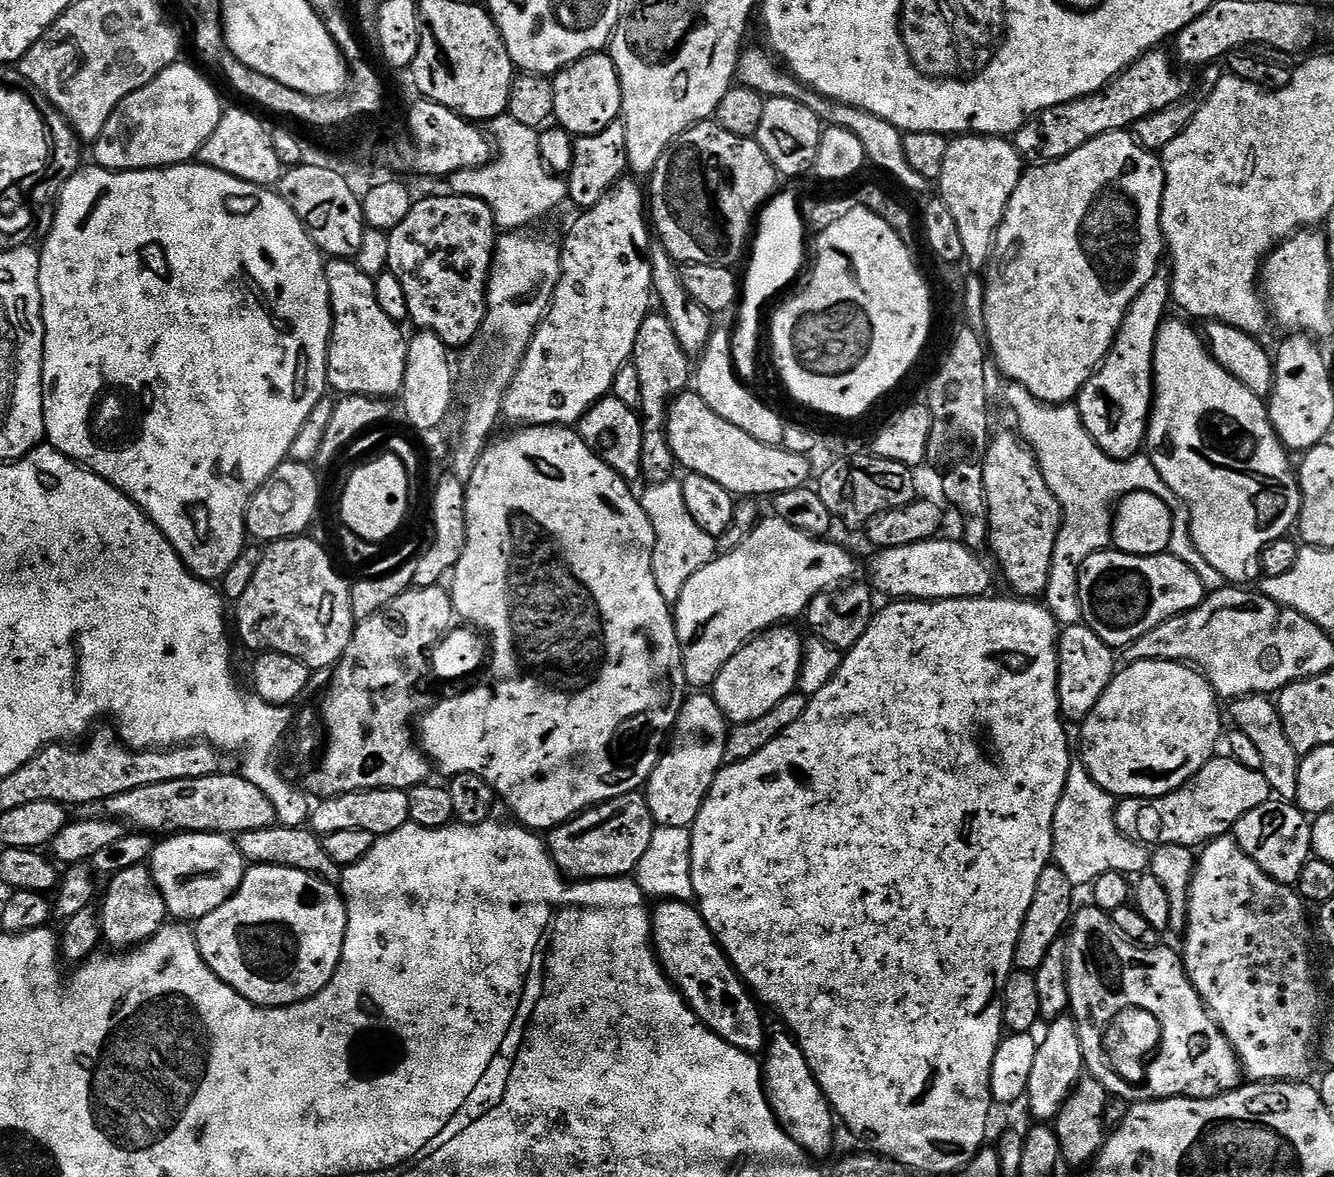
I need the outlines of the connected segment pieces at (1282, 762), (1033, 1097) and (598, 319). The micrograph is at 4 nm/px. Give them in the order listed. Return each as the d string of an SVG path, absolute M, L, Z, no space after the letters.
M1242 696L1238 700L1231 701L1232 720L1235 731L1246 734L1250 742L1254 742L1262 757L1260 773L1270 782L1273 797L1295 801L1298 794L1298 770L1302 759L1290 746L1290 738L1286 738L1286 730L1282 726L1280 709L1275 699L1268 696Z
M1065 1014L1051 1021L1047 1028L1044 1038L1042 1036L1037 1043L1033 1073L1030 1074L1030 1084L1027 1086L1026 1104L1029 1104L1034 1120L1038 1122L1055 1121L1061 1106L1068 1100L1085 1071L1076 1020Z
M621 178L615 186L609 190L593 208L585 208L579 213L580 217L572 224L572 229L568 232L568 237L562 240L560 250L560 281L552 295L552 305L548 307L548 313L540 321L536 328L536 333L528 342L528 348L524 352L524 357L520 359L520 366L516 373L512 375L512 382L504 392L504 411L502 413L505 421L516 424L512 426L531 426L533 424L558 424L561 426L576 426L584 415L593 408L599 400L604 399L612 391L612 384L615 376L622 370L624 364L629 363L634 350L634 342L638 338L638 326L650 314L651 306L654 304L654 289L652 286L652 267L650 266L649 252L654 247L654 240L648 237L650 232L650 220L646 215L646 192L635 184L635 179Z

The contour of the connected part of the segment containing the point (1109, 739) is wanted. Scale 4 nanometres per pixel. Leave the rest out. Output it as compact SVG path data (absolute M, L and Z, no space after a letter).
M1179 660L1125 663L1079 725L1084 739L1082 763L1092 775L1092 781L1113 798L1170 794L1198 774L1207 760L1213 759L1220 740L1220 707L1221 701L1207 675L1190 664Z

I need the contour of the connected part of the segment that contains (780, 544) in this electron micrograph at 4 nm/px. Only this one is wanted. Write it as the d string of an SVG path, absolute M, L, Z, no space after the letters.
M769 515L769 520L761 519L746 539L734 550L717 555L690 582L686 582L678 602L674 605L676 637L680 643L682 670L693 689L704 690L716 683L718 674L738 650L754 636L769 631L785 622L792 622L795 616L803 617L808 603L819 592L827 592L851 581L856 572L856 560L840 544L827 544L824 538L817 538L790 526L781 516Z

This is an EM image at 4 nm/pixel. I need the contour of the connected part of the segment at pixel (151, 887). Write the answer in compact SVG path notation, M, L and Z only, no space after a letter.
M147 863L138 866L130 866L130 870L122 870L118 875L107 881L108 889L104 892L104 901L98 904L98 923L100 935L105 945L109 944L112 950L131 950L144 944L158 930L163 928L169 919L168 907L158 890L158 886L152 877L152 869Z

